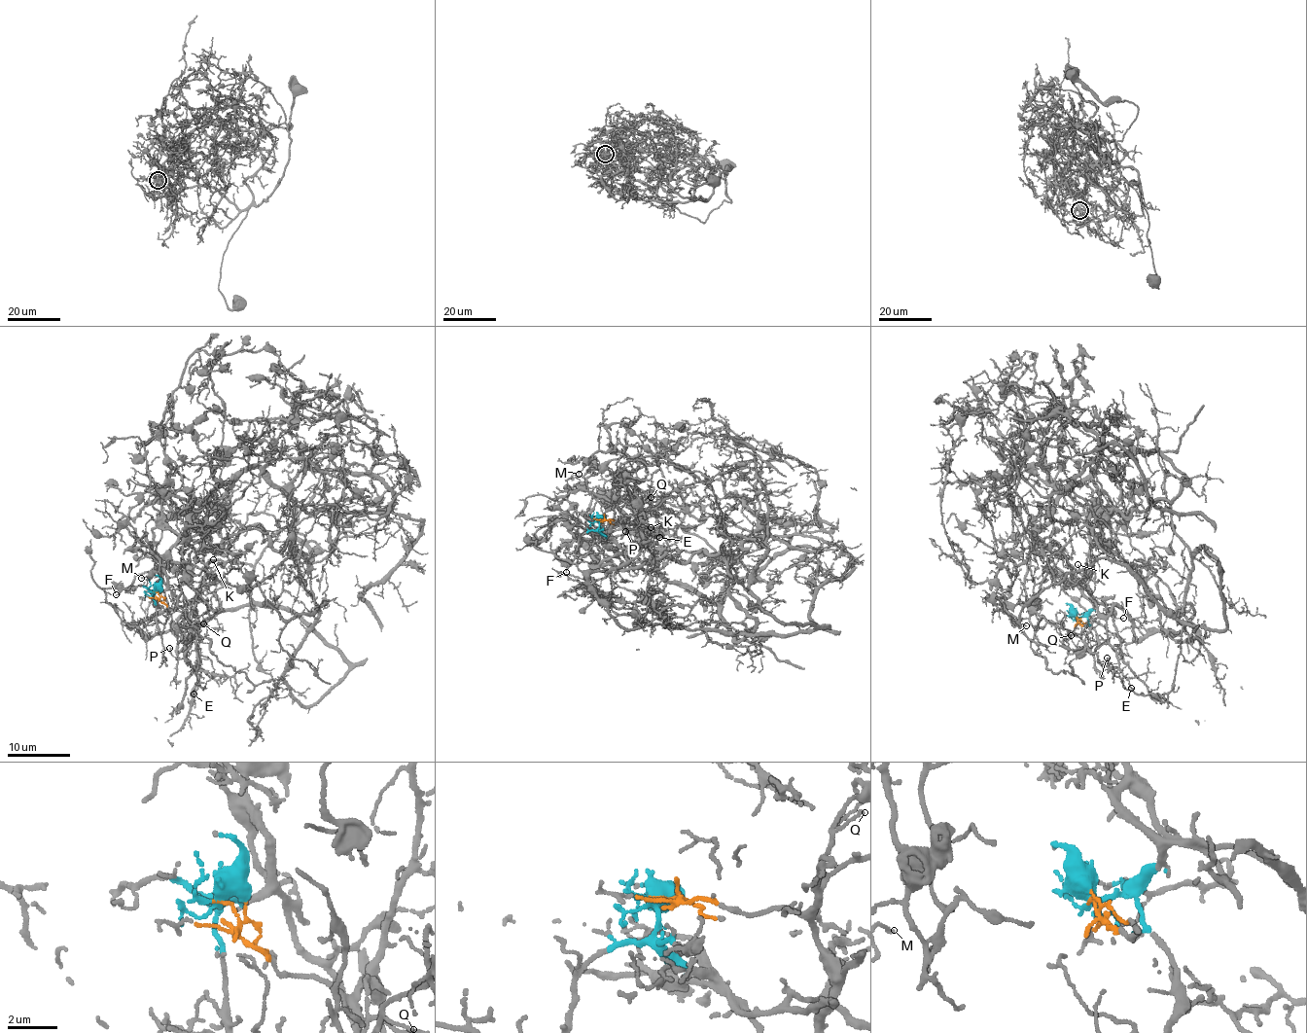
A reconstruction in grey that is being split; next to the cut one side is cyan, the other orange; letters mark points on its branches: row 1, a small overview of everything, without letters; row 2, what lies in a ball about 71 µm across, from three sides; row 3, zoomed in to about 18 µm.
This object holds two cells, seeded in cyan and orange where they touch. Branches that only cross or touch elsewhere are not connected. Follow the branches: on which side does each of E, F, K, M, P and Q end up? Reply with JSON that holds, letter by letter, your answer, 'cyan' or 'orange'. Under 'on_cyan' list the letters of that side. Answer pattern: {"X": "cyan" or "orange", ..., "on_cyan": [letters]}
{"E": "orange", "F": "cyan", "K": "orange", "M": "orange", "P": "orange", "Q": "orange", "on_cyan": ["F"]}

